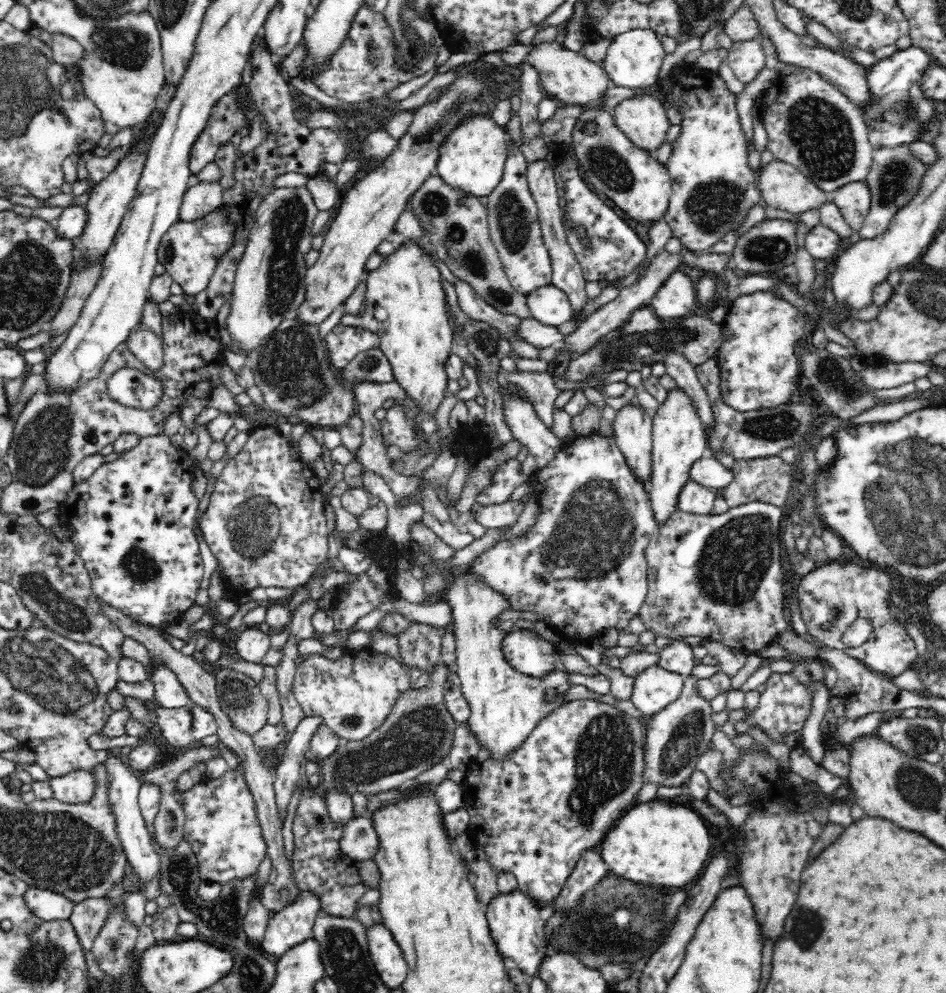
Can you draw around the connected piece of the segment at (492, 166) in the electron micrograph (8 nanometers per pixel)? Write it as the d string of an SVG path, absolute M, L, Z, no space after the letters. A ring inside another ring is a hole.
M484 115L470 120L451 135L448 146L444 146L444 154L440 156L440 162L437 164L438 176L460 192L478 199L486 199L499 185L504 174L510 148L506 131L498 127L489 115Z

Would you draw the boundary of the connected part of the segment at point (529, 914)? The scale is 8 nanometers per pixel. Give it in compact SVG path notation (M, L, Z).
M521 890L507 895L500 893L500 896L496 897L493 903L485 908L485 915L492 940L500 956L514 960L516 966L524 974L538 976L540 966L543 965L544 959L551 951L545 931L546 917L536 906L536 902Z

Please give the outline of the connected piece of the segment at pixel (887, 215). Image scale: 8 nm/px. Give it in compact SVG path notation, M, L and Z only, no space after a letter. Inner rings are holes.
M912 143L874 147L870 168L863 180L870 191L871 208L859 229L862 239L876 238L888 229L896 214L900 214L900 210L906 210L910 202L922 192L928 171L929 165L914 155Z

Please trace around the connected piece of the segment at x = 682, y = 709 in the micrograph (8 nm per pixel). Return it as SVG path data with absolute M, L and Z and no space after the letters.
M691 673L682 676L682 691L678 699L653 715L650 722L645 724L646 780L665 786L682 786L682 782L689 779L695 771L698 758L708 748L713 748L710 740L714 736L715 726L711 712L710 701L700 695L698 678Z

